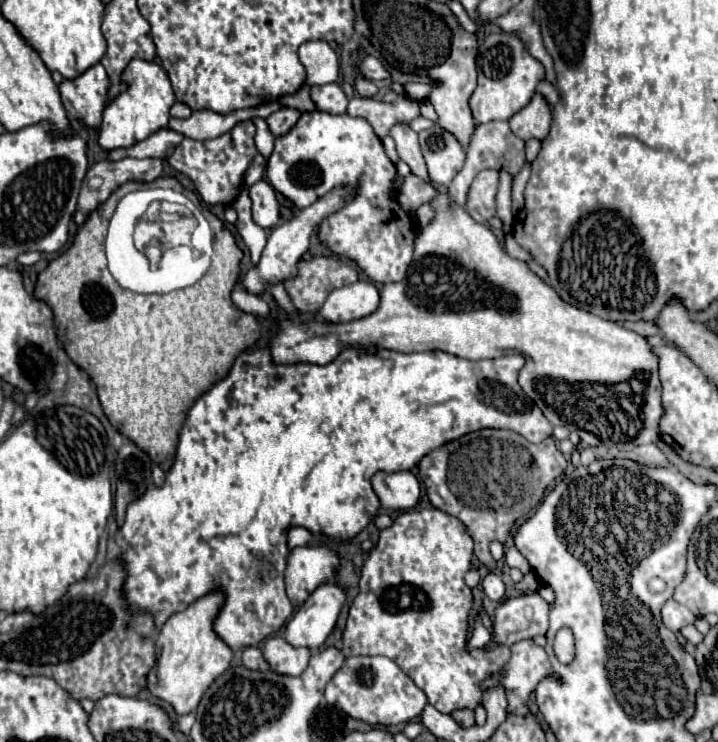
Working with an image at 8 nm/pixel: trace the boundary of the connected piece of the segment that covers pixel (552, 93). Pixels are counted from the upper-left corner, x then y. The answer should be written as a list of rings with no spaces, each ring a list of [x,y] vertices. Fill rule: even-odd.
[[[540,80],[536,90],[538,90],[546,100],[548,100],[548,104],[550,104],[550,106],[554,106],[554,104],[558,102],[558,90],[556,90],[556,86],[554,86],[554,84],[550,84],[548,80]]]

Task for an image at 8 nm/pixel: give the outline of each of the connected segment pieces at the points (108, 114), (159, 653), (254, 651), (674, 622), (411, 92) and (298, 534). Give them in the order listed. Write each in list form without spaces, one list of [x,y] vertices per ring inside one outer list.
[[[134,58],[122,72],[122,84],[126,86],[118,96],[114,96],[108,106],[104,108],[104,120],[100,126],[100,146],[104,150],[114,148],[128,148],[140,140],[146,140],[150,134],[154,134],[160,128],[168,126],[170,120],[170,108],[176,102],[172,84],[156,60],[140,60]]]
[[[220,590],[198,598],[184,612],[176,612],[170,616],[155,641],[156,664],[154,670],[148,674],[148,690],[156,698],[166,700],[178,716],[194,712],[208,686],[224,670],[228,670],[232,662],[230,646],[218,638],[212,626],[222,606],[224,594]]]
[[[246,648],[242,654],[242,666],[248,670],[268,670],[268,664],[260,648]]]
[[[668,600],[662,608],[662,622],[668,630],[672,632],[678,632],[682,630],[684,626],[692,624],[696,620],[696,616],[682,604],[678,604],[676,600]]]
[[[406,84],[404,86],[406,88],[406,94],[410,96],[410,98],[414,98],[414,100],[424,100],[428,94],[430,94],[430,90],[432,90],[432,84]]]
[[[290,528],[288,530],[288,546],[296,548],[296,546],[306,546],[308,542],[314,542],[312,534],[306,528]]]

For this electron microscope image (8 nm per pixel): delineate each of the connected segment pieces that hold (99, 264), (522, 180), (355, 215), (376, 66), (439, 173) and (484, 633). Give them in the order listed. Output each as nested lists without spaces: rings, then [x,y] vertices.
[[[126,182],[120,188],[116,188],[110,194],[110,198],[102,202],[94,212],[90,212],[86,222],[78,228],[72,246],[38,274],[34,298],[46,302],[52,308],[58,340],[62,346],[66,340],[66,354],[70,356],[70,360],[78,368],[86,370],[90,380],[96,384],[102,410],[110,424],[122,436],[140,446],[140,450],[144,450],[152,458],[152,462],[156,462],[164,472],[168,472],[174,462],[174,450],[178,446],[178,436],[188,410],[200,394],[208,392],[216,382],[220,382],[220,378],[226,378],[238,354],[256,344],[256,340],[260,338],[260,326],[252,314],[238,310],[230,300],[230,292],[238,280],[242,250],[236,246],[232,232],[212,212],[206,212],[206,220],[210,222],[214,232],[214,256],[208,274],[204,274],[200,282],[170,294],[150,296],[134,294],[116,284],[116,280],[106,268],[104,256],[104,238],[108,222],[116,210],[116,204],[128,192],[140,190],[142,186],[146,184]]]
[[[526,164],[522,168],[522,172],[518,176],[514,176],[514,182],[512,182],[512,208],[514,208],[514,214],[518,214],[522,208],[524,208],[524,186],[530,178],[530,166]]]
[[[320,110],[304,112],[288,134],[274,140],[266,174],[274,190],[292,200],[296,208],[314,204],[318,196],[324,196],[336,186],[358,184],[358,196],[340,212],[322,220],[320,240],[334,254],[354,260],[374,282],[398,282],[406,276],[418,222],[390,196],[396,168],[384,154],[382,142],[368,120],[348,114],[332,116]]]
[[[374,56],[362,58],[362,60],[358,62],[358,70],[360,70],[360,74],[362,74],[364,78],[368,78],[368,80],[384,80],[384,78],[390,78],[390,74],[384,70],[382,62],[380,62],[378,58],[374,58]]]
[[[432,126],[420,132],[420,146],[430,180],[448,186],[448,182],[452,182],[452,178],[462,170],[466,158],[456,136],[440,126]]]
[[[476,614],[474,616],[474,624],[472,624],[472,634],[470,634],[470,640],[468,640],[468,648],[482,648],[490,642],[490,632],[482,626],[482,620],[480,616]]]

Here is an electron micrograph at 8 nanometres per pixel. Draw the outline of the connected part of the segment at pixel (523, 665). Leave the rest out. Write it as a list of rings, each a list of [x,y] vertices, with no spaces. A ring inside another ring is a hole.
[[[520,640],[512,646],[512,658],[506,664],[506,674],[484,680],[482,688],[486,690],[496,684],[502,684],[506,688],[508,712],[526,716],[526,700],[534,692],[536,684],[546,678],[546,672],[552,672],[546,650],[534,640]]]

